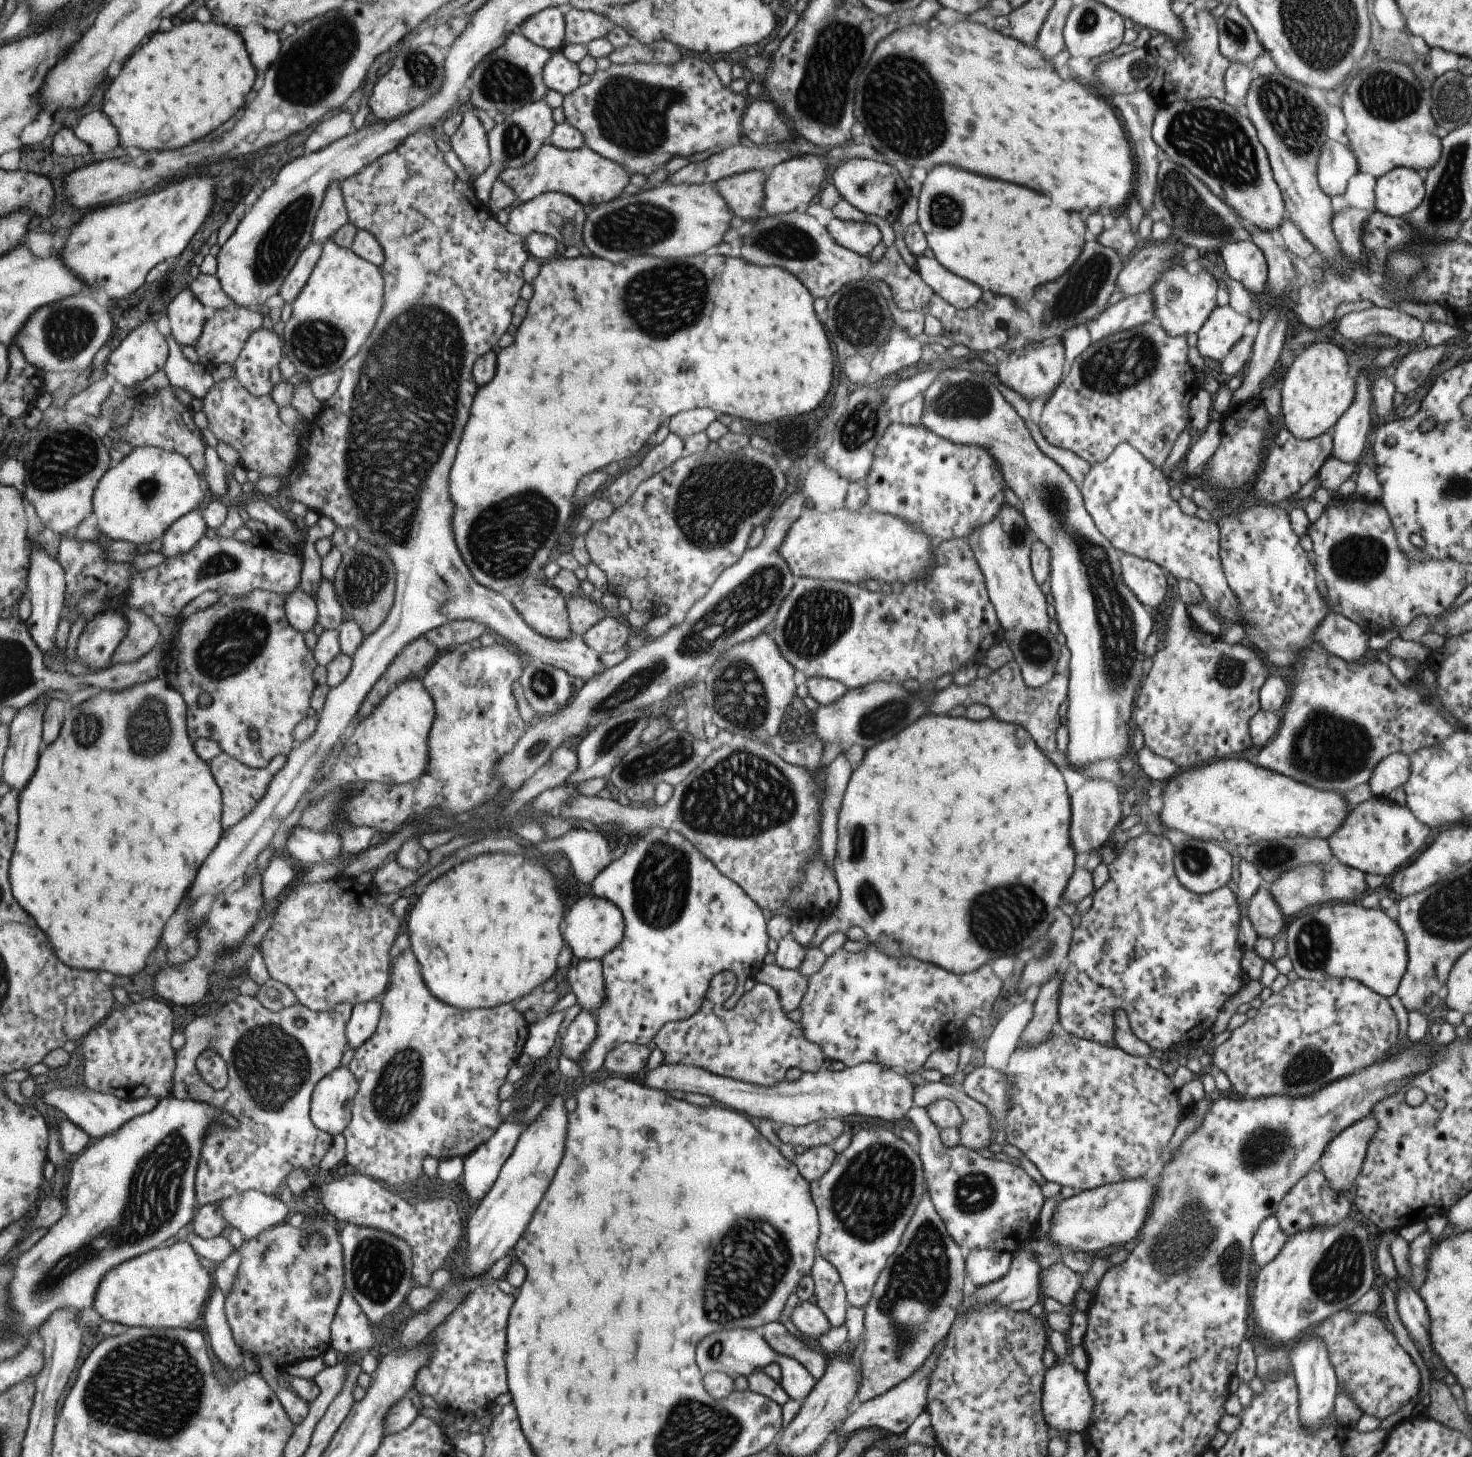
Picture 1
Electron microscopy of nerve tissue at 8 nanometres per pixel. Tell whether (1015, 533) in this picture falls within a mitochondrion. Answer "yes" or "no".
yes

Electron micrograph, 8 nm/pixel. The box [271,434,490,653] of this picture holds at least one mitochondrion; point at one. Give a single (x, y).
(365, 578)

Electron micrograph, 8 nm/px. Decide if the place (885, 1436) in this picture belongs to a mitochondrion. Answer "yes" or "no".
no

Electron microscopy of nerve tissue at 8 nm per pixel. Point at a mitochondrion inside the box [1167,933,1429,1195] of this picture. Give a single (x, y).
(1269, 1145)

